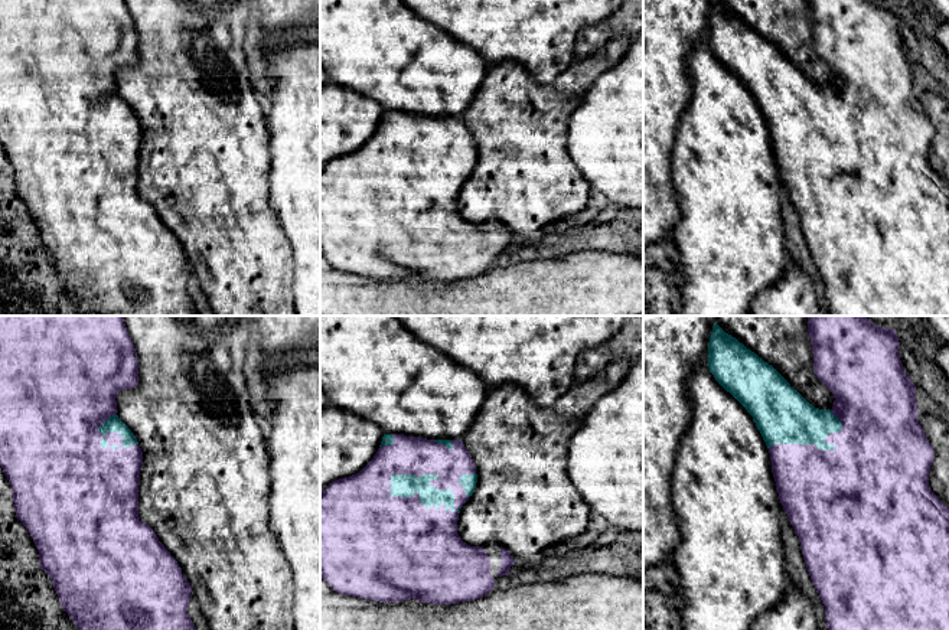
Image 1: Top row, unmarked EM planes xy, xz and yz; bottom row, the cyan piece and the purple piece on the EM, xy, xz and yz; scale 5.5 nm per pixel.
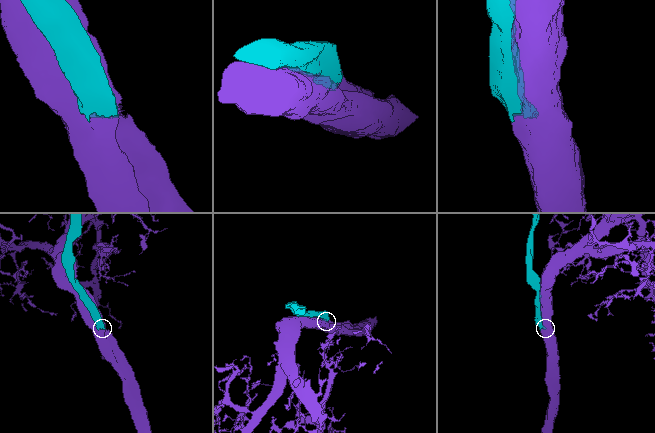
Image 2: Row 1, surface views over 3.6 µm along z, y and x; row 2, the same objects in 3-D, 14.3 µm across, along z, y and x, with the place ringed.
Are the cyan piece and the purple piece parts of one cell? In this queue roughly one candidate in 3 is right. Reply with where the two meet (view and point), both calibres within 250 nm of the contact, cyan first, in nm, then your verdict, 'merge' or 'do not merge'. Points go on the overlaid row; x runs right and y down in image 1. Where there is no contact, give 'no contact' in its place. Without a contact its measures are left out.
xz (420, 496) | 130/440 nm | merge

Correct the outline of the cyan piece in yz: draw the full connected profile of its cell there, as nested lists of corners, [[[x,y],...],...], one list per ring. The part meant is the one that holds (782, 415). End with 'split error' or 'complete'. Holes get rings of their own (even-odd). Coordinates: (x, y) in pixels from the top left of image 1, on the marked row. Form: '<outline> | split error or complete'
[[[808,316],[808,332],[813,353],[813,372],[835,398],[831,411],[809,404],[772,365],[725,333],[717,321],[708,342],[707,366],[715,381],[753,417],[769,448],[776,490],[799,536],[808,572],[825,607],[828,630],[949,630],[949,509],[929,487],[935,450],[919,424],[916,386],[900,360],[896,329],[878,327],[865,316]]] | split error

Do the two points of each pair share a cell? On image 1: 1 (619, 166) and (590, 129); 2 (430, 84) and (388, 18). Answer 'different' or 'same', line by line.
1: same
2: same

